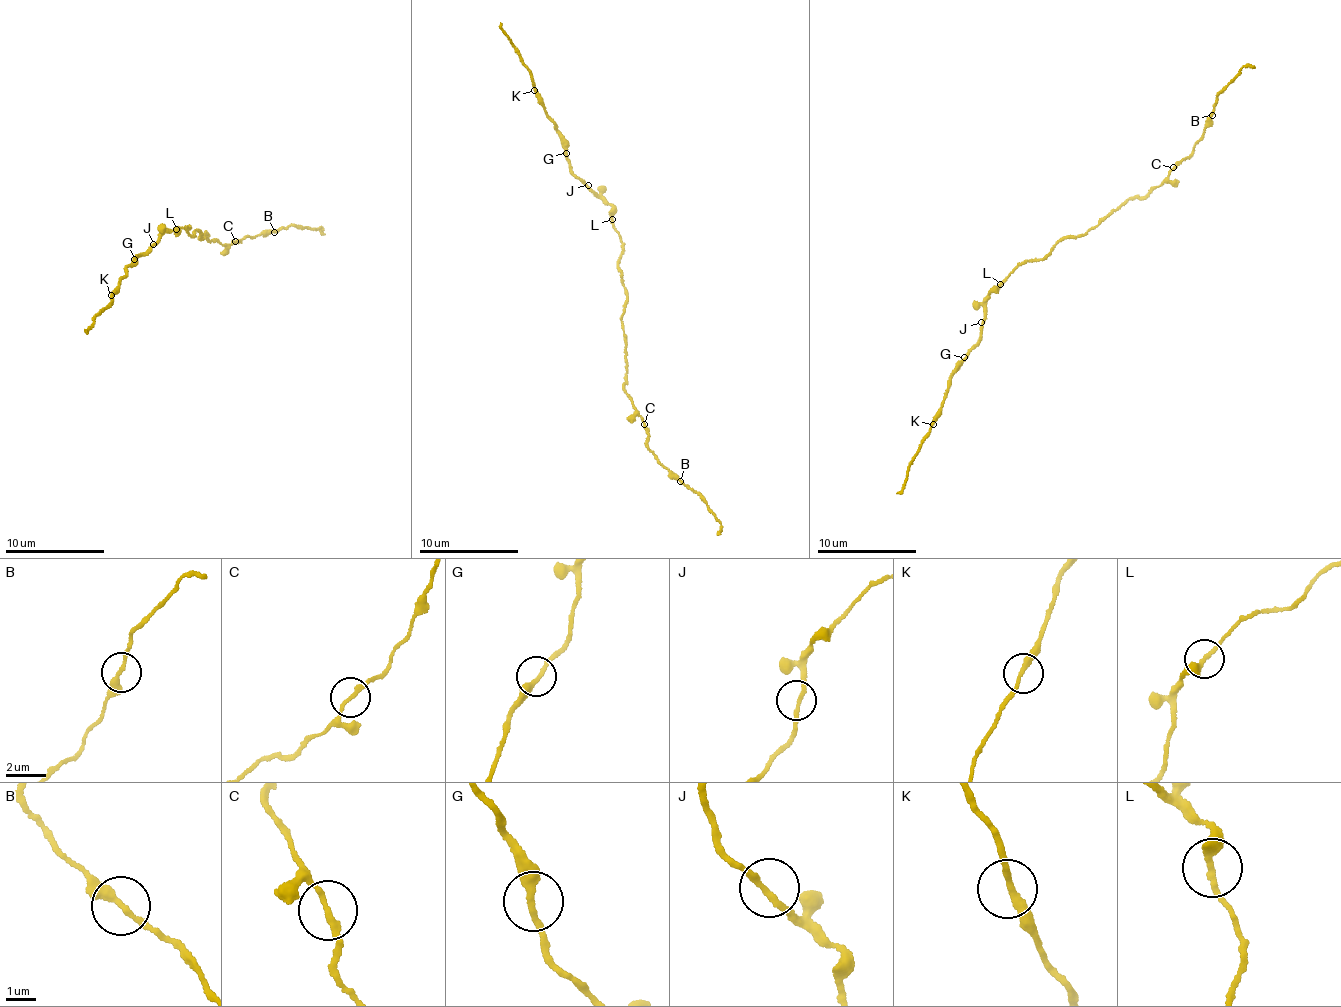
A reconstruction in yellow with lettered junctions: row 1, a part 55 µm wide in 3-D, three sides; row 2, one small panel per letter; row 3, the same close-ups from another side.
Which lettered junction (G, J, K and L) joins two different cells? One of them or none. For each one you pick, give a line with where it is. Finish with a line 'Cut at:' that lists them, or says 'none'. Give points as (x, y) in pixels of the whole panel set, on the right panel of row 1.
Cut at: none

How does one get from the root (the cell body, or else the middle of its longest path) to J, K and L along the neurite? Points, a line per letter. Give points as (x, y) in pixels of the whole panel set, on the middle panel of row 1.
J: (619, 275), (622, 245), (614, 228), (611, 206), (588, 185)
K: (619, 275), (622, 245), (614, 228), (611, 206), (570, 169), (561, 133), (534, 90)
L: (619, 275), (622, 245), (611, 218)

